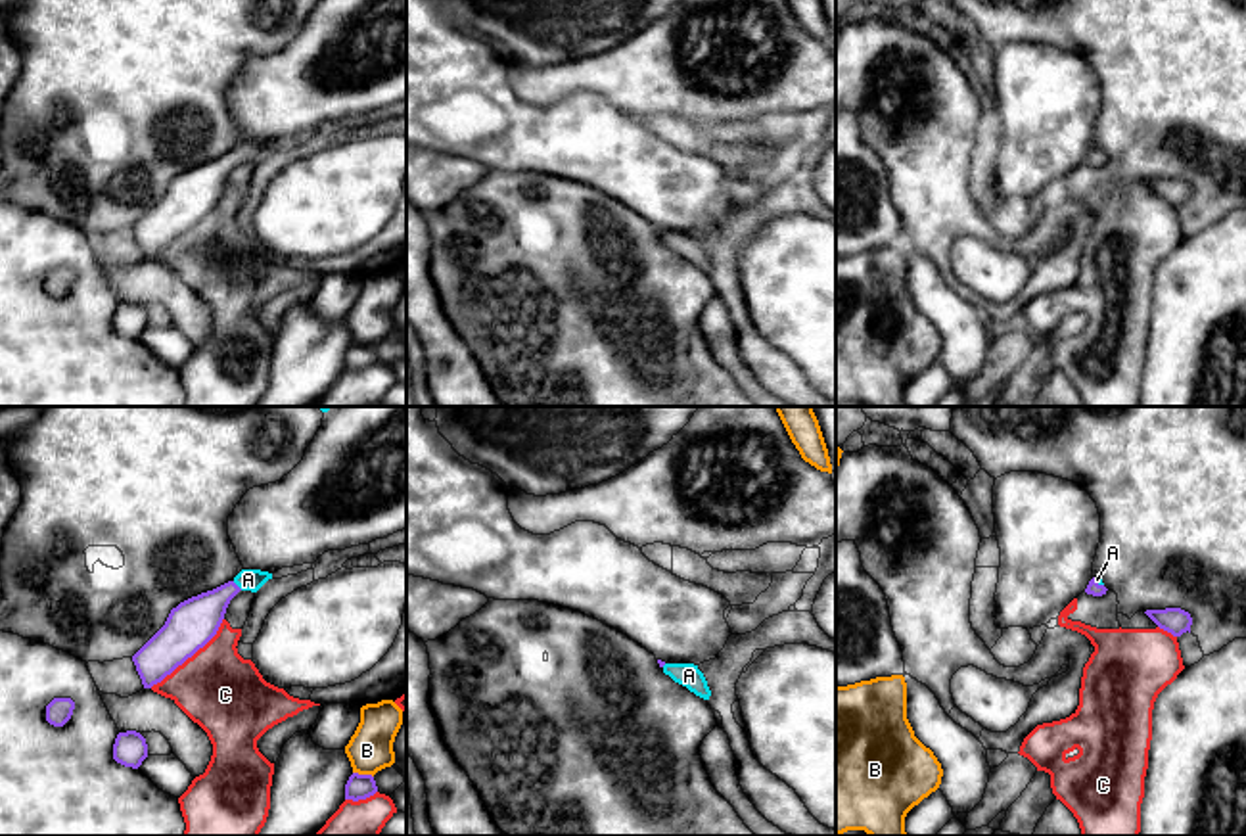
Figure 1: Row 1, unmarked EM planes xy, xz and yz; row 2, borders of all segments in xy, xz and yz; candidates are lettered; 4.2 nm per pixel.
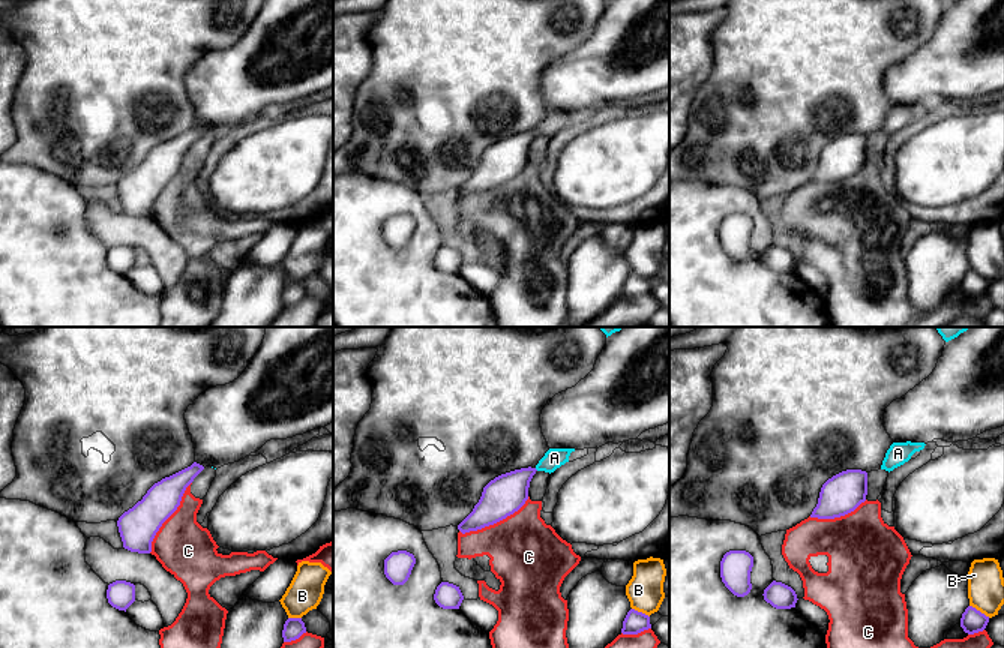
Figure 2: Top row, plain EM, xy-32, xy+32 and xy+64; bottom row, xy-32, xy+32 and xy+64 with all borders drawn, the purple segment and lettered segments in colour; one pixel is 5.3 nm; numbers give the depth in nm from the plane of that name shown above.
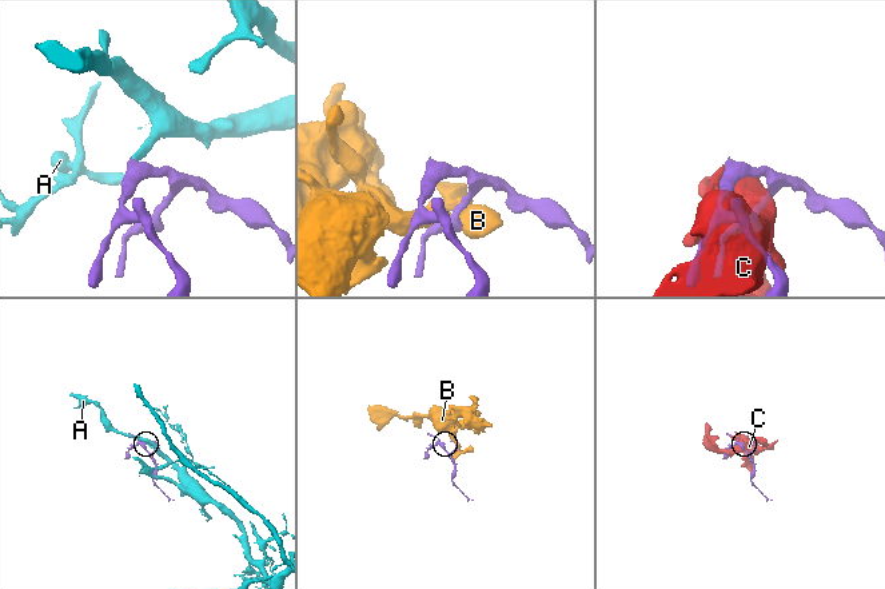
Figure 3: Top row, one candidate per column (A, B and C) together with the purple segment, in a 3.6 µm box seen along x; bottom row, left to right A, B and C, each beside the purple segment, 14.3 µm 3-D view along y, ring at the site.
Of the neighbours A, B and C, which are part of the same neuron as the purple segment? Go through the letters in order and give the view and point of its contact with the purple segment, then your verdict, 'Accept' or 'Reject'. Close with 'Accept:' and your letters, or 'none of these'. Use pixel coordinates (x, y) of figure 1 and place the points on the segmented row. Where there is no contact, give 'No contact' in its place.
A: Touches purple at xy (236, 585). Accept
B: Touches purple at xy (363, 775). Reject
C: Touches purple at xy (190, 656). Reject
Accept: A

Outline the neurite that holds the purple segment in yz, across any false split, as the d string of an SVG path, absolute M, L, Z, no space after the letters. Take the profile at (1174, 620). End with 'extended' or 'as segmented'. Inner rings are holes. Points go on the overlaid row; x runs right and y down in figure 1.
M1165 608L1165 610L1146 610L1144 612L1160 629L1171 633L1173 637L1181 637L1183 633L1190 633L1192 617L1188 612L1181 608Z; as segmented

